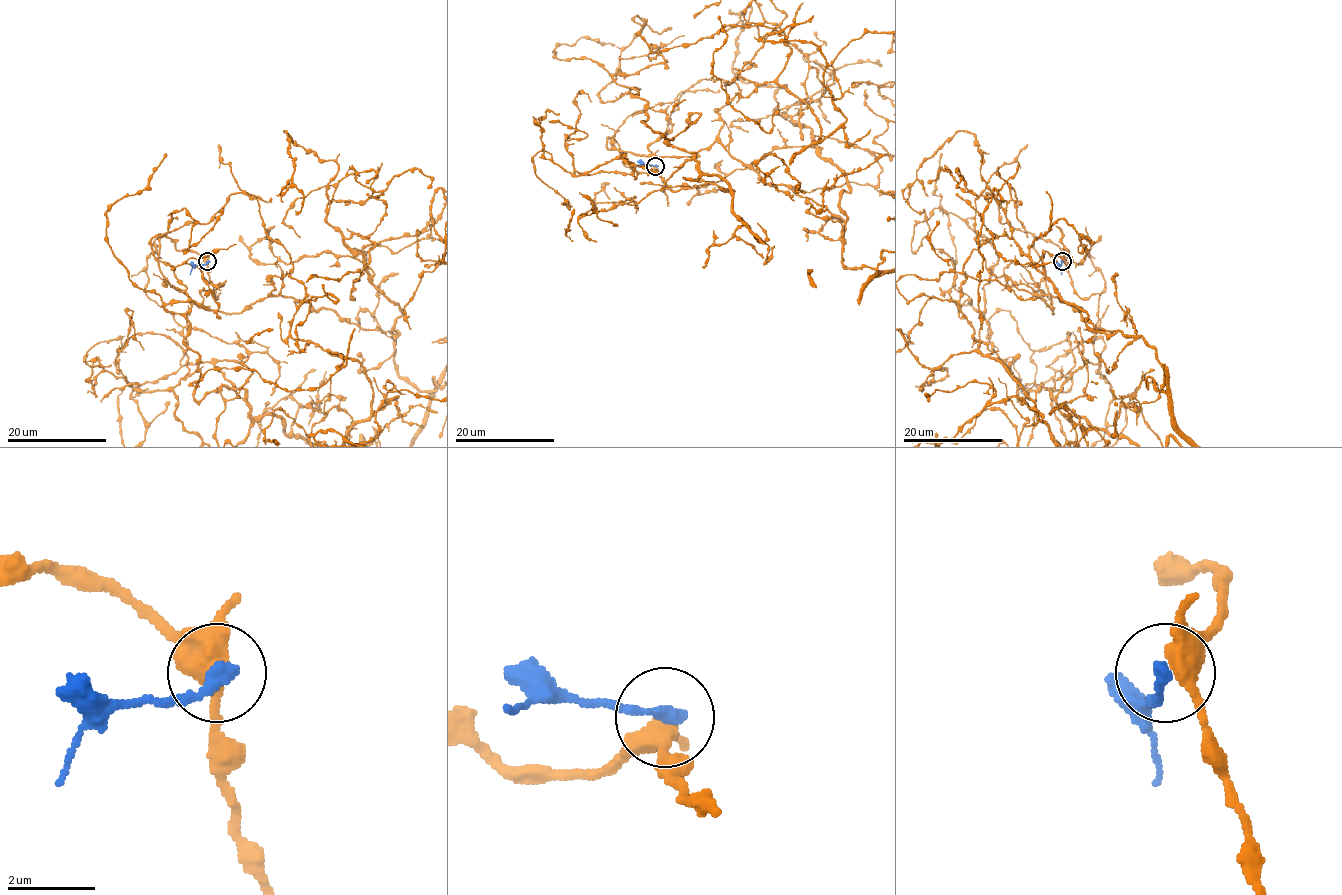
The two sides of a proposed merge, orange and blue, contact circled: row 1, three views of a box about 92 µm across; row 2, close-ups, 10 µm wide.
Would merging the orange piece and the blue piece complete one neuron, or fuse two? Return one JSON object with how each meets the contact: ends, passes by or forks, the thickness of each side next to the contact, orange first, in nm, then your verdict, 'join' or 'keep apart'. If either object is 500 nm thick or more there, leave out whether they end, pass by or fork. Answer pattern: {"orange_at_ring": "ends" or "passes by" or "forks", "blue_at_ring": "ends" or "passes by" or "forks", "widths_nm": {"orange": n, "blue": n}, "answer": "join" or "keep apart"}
{"orange_at_ring": "forks", "blue_at_ring": "ends", "widths_nm": {"orange": 440, "blue": 320}, "answer": "keep apart"}

